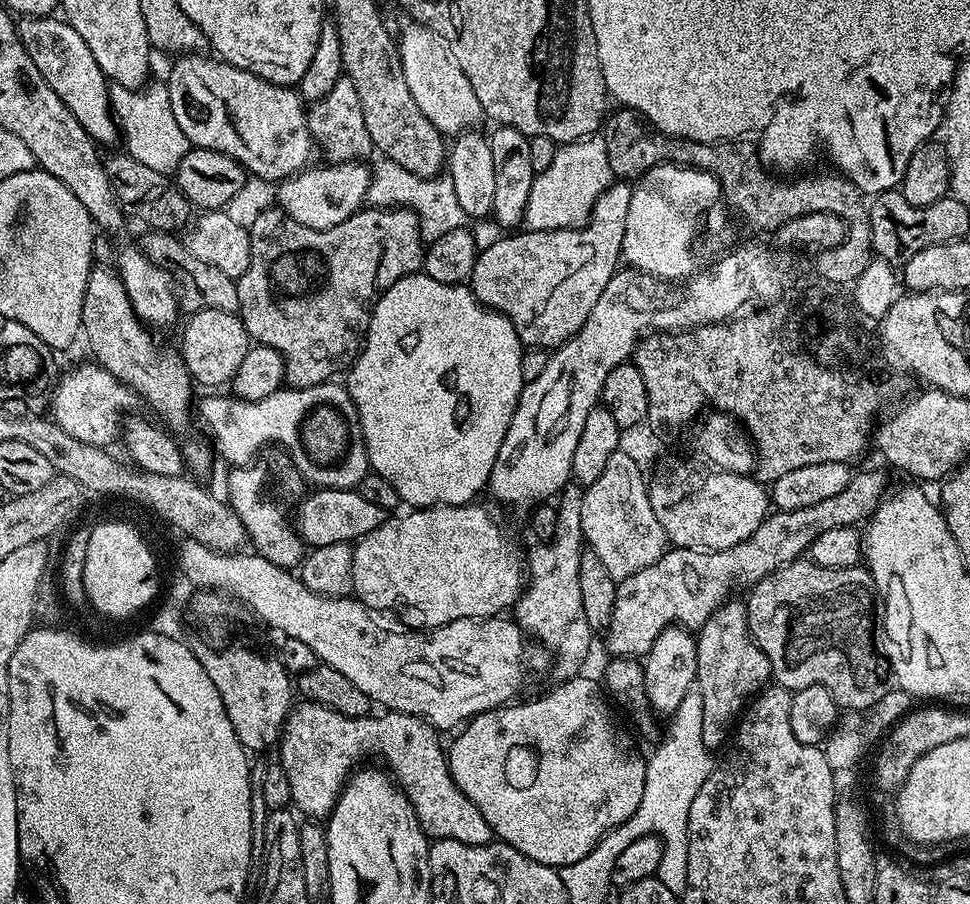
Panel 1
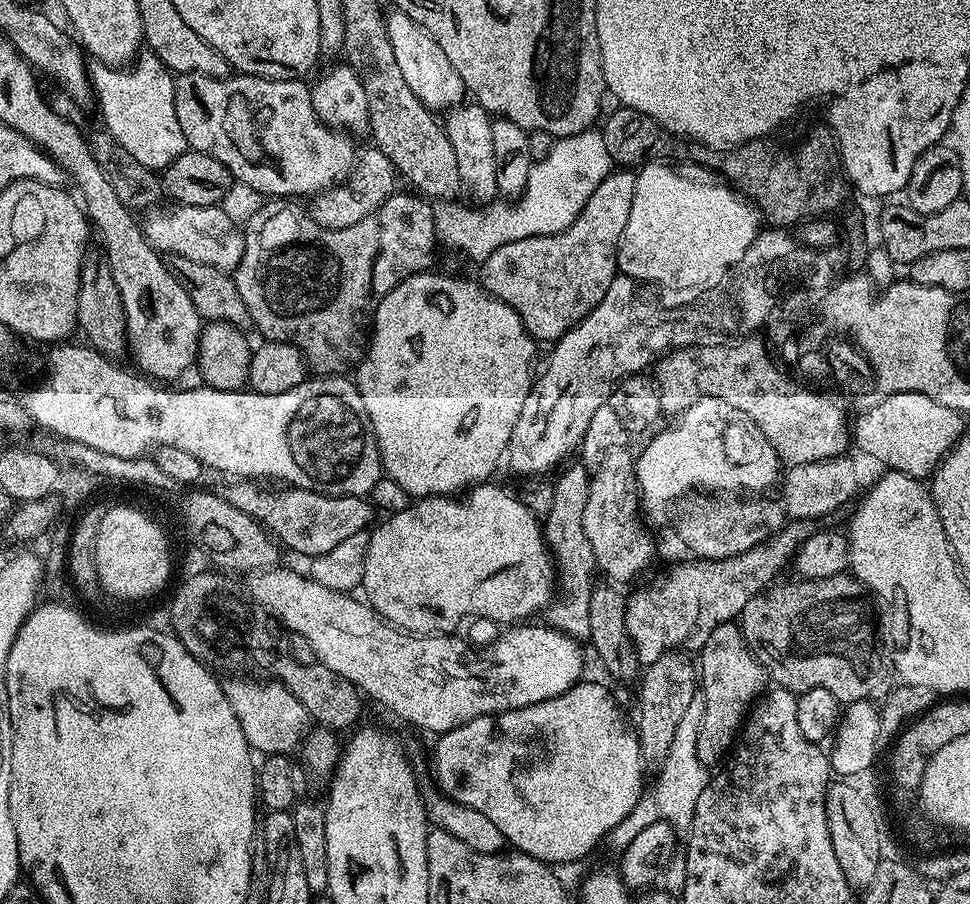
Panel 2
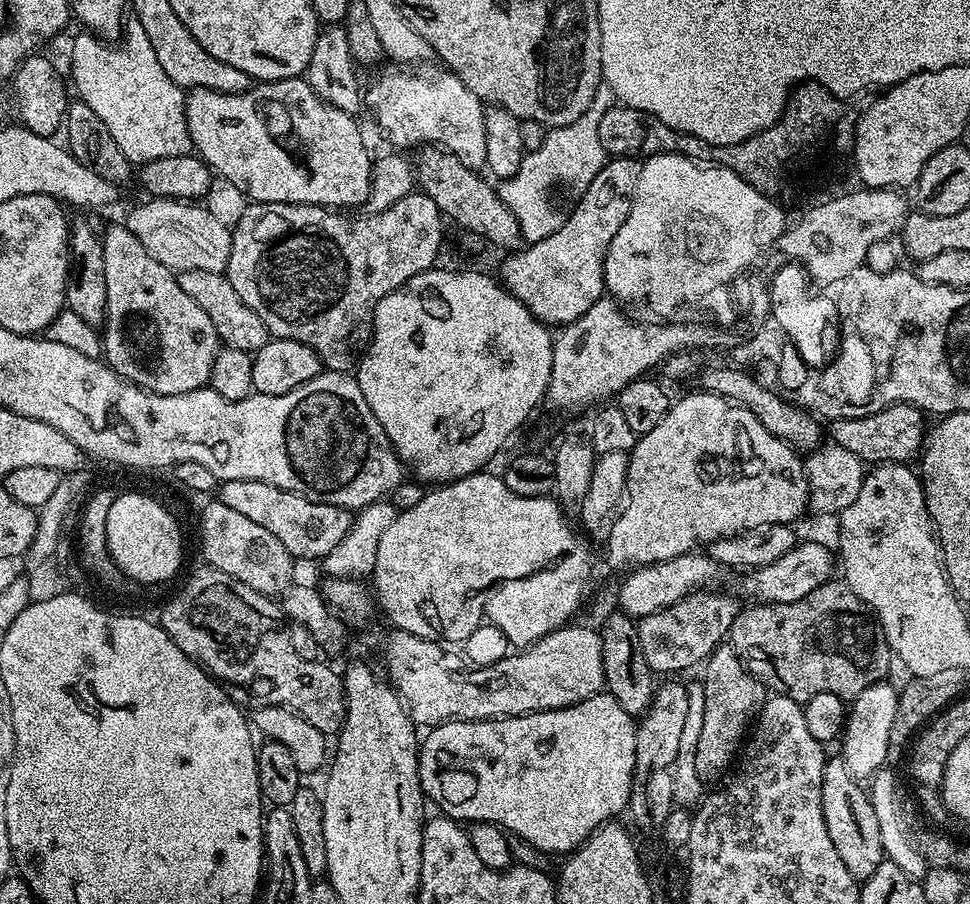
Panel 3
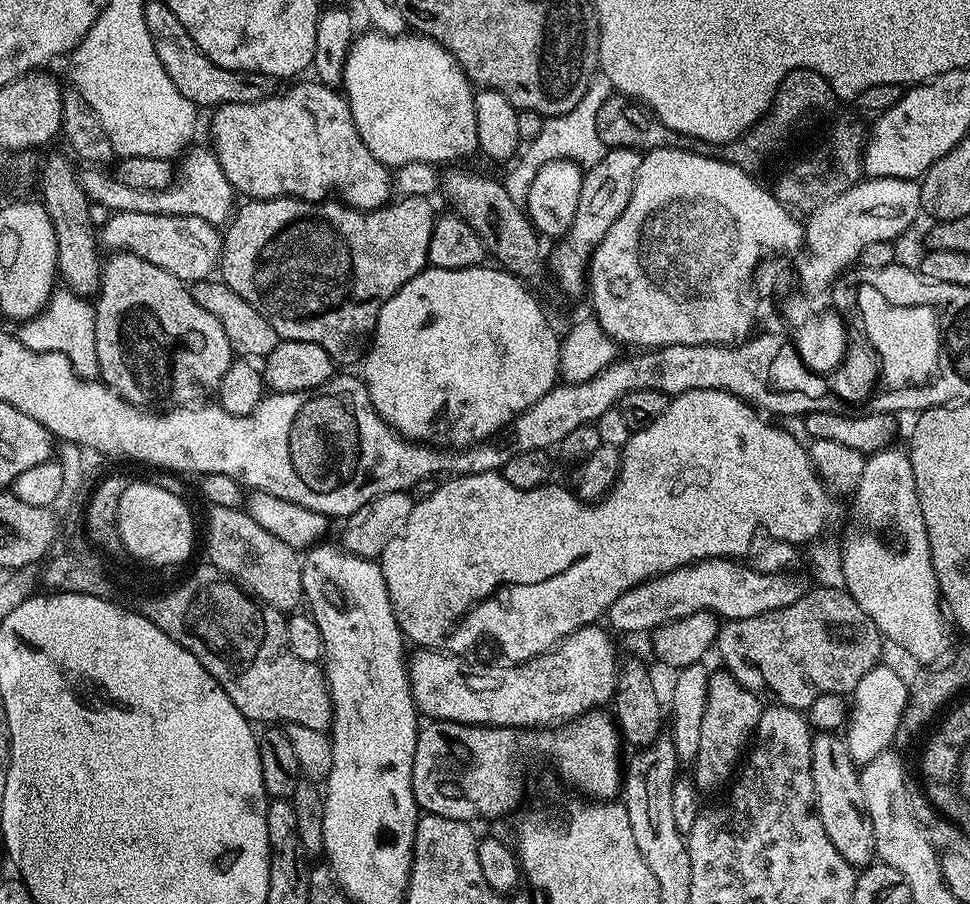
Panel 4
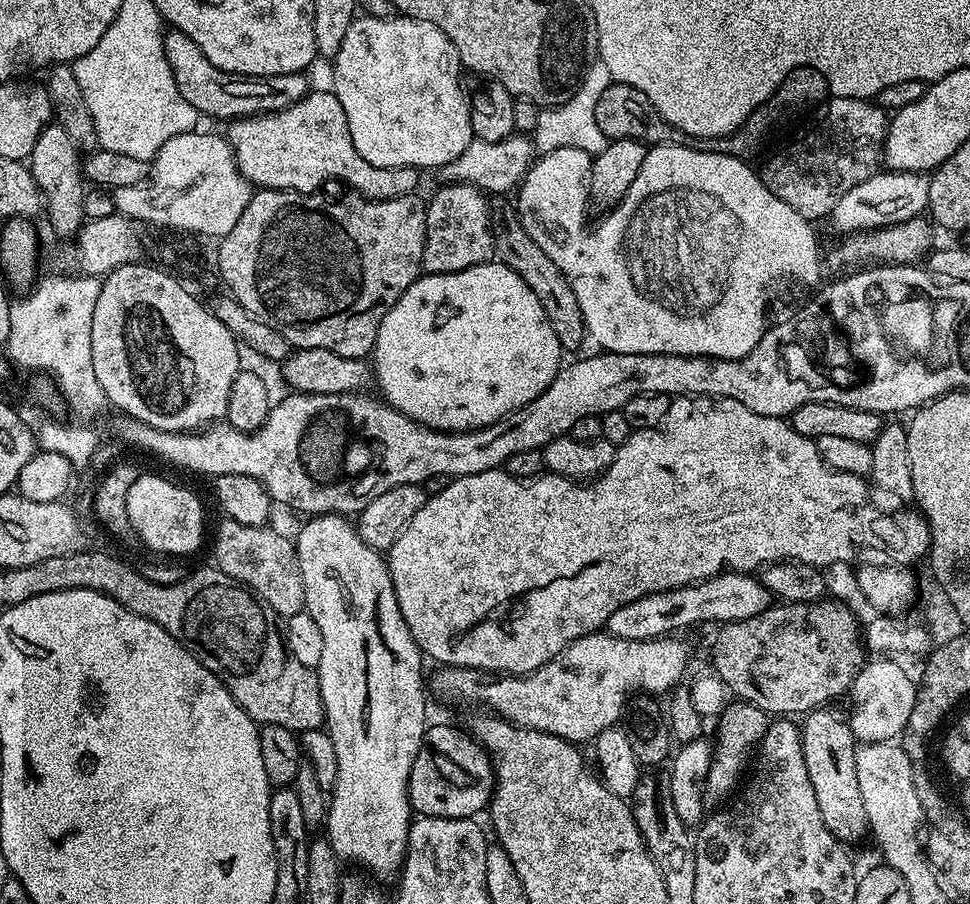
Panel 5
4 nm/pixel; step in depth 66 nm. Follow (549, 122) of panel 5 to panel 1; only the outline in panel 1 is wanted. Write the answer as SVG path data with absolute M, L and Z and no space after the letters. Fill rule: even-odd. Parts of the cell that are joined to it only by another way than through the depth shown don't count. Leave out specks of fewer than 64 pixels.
M597 134L573 144L559 145L554 162L536 173L526 202L523 227L529 232L552 232L556 228L582 228L592 217L600 195L614 182L603 135ZM383 159L380 164L373 167L371 184L368 187L367 203L371 207L404 207L411 209L419 218L420 236L426 244L436 241L444 233L448 233L452 229L465 227L468 217L465 211L458 204L458 198L455 197L455 191L451 177L435 176L425 177L412 174L405 167L398 166L392 160Z

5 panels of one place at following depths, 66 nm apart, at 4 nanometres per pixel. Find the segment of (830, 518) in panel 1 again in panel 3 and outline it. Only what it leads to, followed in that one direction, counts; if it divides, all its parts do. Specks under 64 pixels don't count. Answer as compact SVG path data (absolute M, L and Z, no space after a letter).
M697 590L683 596L677 604L643 617L636 625L638 642L642 646L642 654L646 654L646 662L651 666L653 673L684 672L695 664L696 667L703 665L710 653L725 643L734 618L741 610L741 605L736 604L737 597L733 596L723 596L720 590Z

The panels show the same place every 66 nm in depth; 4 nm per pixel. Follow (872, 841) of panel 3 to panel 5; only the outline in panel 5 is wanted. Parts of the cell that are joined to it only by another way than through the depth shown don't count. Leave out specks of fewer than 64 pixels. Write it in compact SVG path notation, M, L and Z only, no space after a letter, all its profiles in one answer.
M821 706L803 717L804 724L799 725L800 737L802 738L802 758L806 760L806 774L810 774L810 786L814 786L814 798L818 798L818 810L822 813L822 822L826 822L826 830L830 830L830 834L834 834L834 838L839 840L841 844L852 846L855 840L860 840L863 836L867 837L870 832L870 821L866 818L866 806L862 806L862 793L858 791L858 769L854 766L858 741L852 728L848 725L847 719L843 715L840 717L838 713L831 712L830 709L831 707Z

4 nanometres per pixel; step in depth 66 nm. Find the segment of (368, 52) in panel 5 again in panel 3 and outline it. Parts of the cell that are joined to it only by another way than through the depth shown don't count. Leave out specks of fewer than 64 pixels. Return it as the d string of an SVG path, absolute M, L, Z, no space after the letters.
M392 66L394 68L390 69L389 72L384 72L372 85L367 85L366 91L364 92L364 104L366 108L372 111L372 116L374 119L380 123L380 128L382 131L388 135L389 145L400 146L396 144L408 144L412 139L424 140L425 145L435 146L438 148L444 148L450 154L454 154L454 158L458 158L458 162L462 162L463 166L473 168L475 170L480 170L485 167L488 163L486 158L486 122L484 121L484 110L486 104L476 97L470 90L465 86L458 76L454 75L451 70L443 70L444 72L399 72L399 67Z

